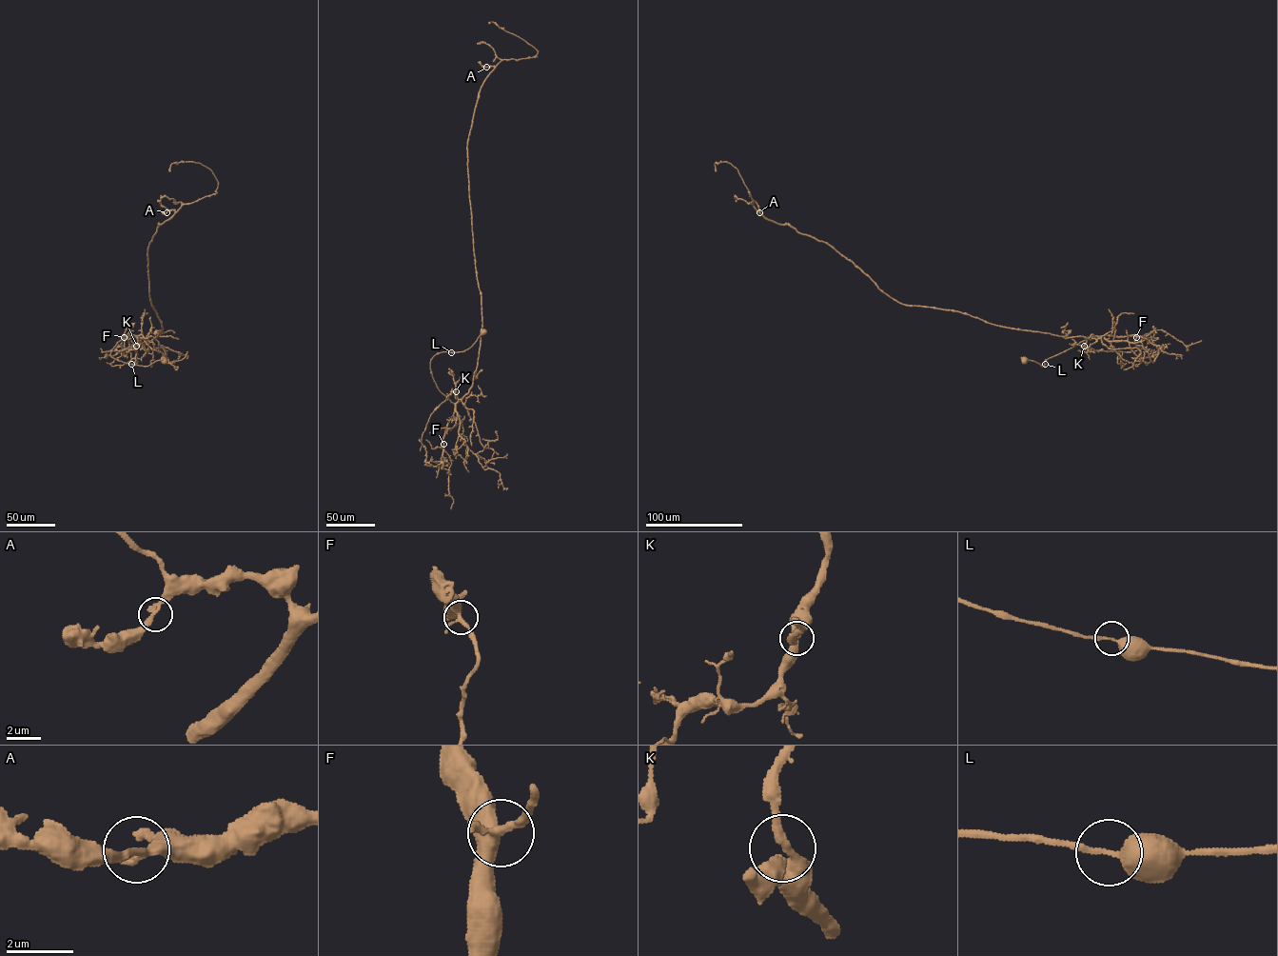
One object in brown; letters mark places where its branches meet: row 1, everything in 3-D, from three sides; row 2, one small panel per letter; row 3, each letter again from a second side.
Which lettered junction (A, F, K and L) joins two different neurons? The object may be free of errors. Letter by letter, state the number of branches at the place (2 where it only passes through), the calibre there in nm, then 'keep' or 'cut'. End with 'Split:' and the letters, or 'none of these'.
A: 2 | 260 nm | keep
F: 2 | 400 nm | keep
K: 2 | 260 nm | keep
L: 2 | 320 nm | keep
Split: none of these

